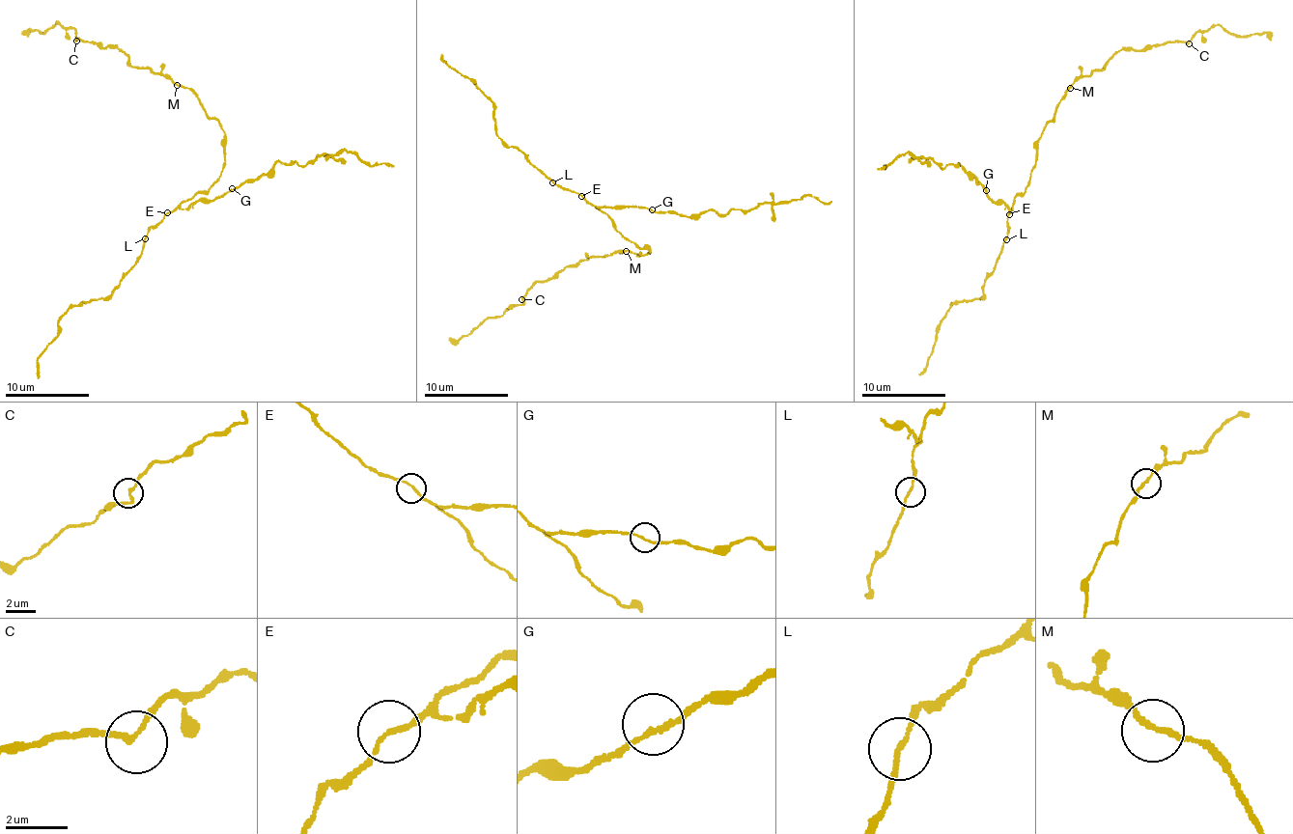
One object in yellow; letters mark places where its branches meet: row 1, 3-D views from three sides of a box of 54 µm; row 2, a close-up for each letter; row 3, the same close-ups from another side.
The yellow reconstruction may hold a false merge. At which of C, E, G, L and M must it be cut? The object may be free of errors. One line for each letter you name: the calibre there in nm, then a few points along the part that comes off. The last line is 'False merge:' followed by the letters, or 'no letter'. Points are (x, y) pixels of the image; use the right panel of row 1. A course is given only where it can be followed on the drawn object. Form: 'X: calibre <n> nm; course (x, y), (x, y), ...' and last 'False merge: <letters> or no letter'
False merge: no letter

